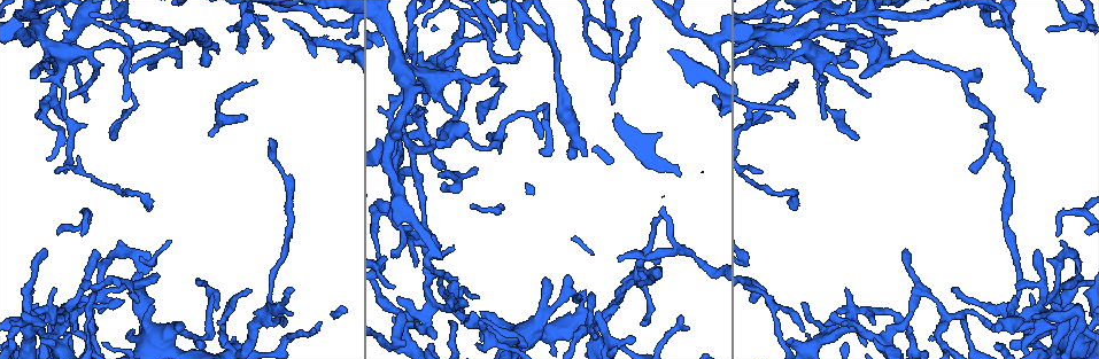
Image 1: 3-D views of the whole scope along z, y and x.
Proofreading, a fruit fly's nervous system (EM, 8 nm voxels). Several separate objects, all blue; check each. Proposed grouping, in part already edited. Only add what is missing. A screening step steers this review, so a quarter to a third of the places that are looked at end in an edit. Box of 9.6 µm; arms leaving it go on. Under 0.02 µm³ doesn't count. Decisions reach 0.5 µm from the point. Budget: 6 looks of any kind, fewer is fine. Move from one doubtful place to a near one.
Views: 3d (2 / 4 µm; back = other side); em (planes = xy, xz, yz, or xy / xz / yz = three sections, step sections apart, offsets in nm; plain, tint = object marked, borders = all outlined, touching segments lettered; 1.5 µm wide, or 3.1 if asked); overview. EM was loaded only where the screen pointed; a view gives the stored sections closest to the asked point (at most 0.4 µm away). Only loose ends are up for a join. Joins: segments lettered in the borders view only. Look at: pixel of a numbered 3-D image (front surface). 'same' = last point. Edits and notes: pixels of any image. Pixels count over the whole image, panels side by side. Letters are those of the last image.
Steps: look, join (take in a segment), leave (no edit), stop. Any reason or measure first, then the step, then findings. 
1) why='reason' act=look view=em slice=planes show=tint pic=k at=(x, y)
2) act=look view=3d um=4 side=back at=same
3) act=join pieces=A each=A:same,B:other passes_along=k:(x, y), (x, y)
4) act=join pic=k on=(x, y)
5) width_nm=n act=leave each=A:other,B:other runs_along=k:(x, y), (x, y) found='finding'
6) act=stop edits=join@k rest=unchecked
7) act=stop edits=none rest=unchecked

act=look view=em slice=planes show=plain pic=1 at=(65, 172)

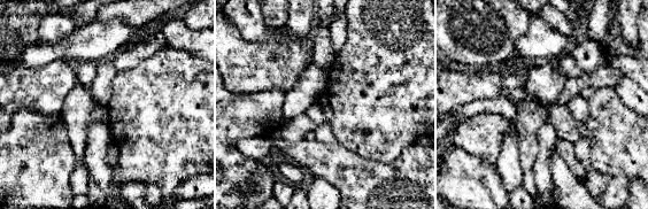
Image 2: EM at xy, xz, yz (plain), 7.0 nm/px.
act=look view=em slice=planes show=borders at=same

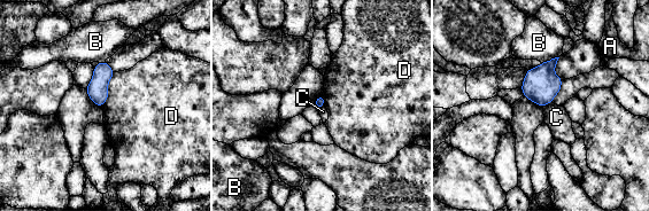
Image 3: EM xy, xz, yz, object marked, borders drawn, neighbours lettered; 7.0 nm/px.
width_nm=80 longest_contact=D:260nm act=leave each=A:other,B:other,C:other,D:other found='no lettered segment goes on from it'

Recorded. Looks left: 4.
why='free end' act=look view=3d um=2 pic=1 at=(458, 282)

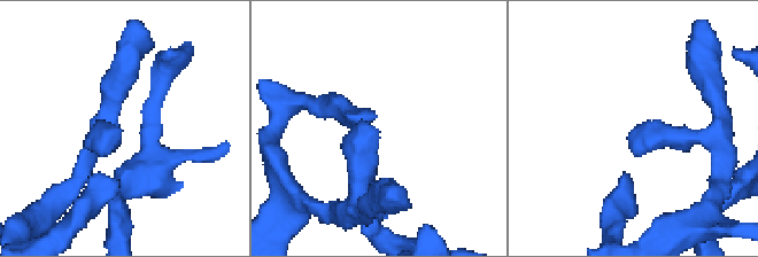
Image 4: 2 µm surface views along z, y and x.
why='shape alone is not enough' act=look view=em slice=planes show=borders pic=4 at=(110, 146)

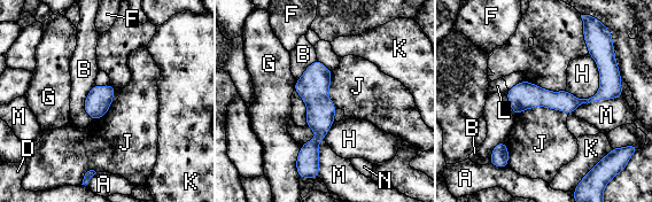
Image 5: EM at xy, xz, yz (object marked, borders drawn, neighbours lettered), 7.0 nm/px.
width_nm=190 act=leave each=A:other,B:other,D:other,F:other,G:other,H:other,J:other,K:other,L:other,M:other,N:other border=5:(568, 114), (533, 107), (515, 116) found='no lettered segment goes on from it'

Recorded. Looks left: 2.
why='an open end' act=look view=em slice=planes show=borders pic=1 at=(759, 173)

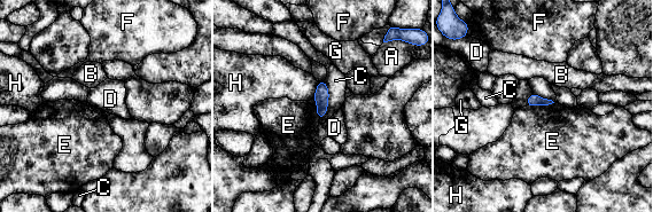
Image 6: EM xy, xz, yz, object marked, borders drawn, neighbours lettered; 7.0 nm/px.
act=leave each=A:other,B:other,C:other,D:other,E:other,F:other,G:other,H:other border=6:(554, 102), (526, 107) found='none of them fits'

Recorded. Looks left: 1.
act=stop edits=none rest=unchecked

